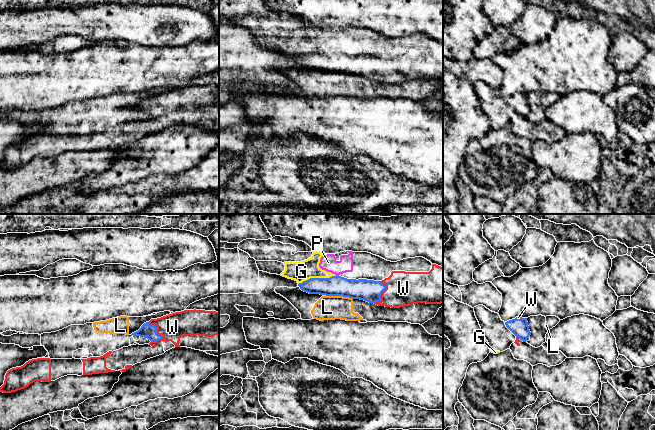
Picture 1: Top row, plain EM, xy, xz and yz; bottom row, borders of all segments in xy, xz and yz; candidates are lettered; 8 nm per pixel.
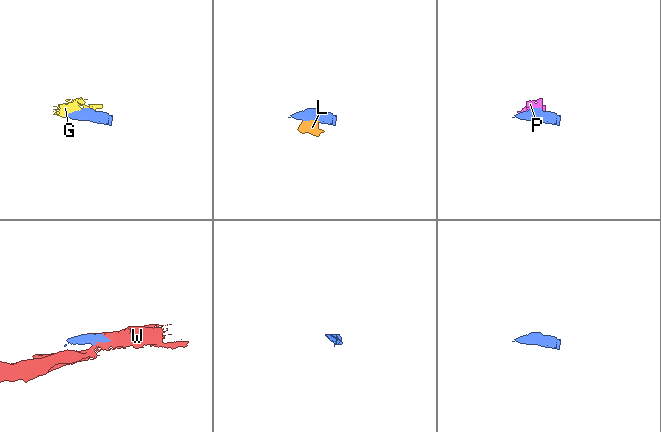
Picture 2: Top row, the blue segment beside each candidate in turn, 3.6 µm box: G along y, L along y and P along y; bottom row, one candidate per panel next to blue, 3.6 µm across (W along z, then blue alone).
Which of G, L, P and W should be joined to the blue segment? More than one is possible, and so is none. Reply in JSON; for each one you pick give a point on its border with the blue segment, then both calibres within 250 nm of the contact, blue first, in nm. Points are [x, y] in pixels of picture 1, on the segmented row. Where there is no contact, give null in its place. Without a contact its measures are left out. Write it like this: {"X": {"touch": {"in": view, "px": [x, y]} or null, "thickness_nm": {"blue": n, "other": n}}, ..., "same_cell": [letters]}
{"G": {"touch": {"in": "xz", "px": [317, 278]}, "thickness_nm": {"blue": 160, "other": 160}}, "P": {"touch": {"in": "xz", "px": [336, 275]}, "thickness_nm": {"blue": 170, "other": 130}}, "W": {"touch": {"in": "xy", "px": [156, 331]}, "thickness_nm": {"blue": 120, "other": 220}}, "same_cell": ["G", "P", "W"]}

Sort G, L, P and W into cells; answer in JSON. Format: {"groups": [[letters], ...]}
{"groups": [["G", "P", "W"], ["L"]]}

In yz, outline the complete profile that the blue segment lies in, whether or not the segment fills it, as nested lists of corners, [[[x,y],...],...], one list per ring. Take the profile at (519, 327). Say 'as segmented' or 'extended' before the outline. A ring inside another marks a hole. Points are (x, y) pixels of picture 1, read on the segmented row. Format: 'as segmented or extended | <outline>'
extended | [[[520,316],[505,322],[506,327],[516,336],[510,350],[515,359],[524,360],[532,366],[543,364],[548,367],[561,364],[567,358],[561,351],[550,346],[547,342],[535,348],[528,344],[527,338],[531,335],[527,318]]]

